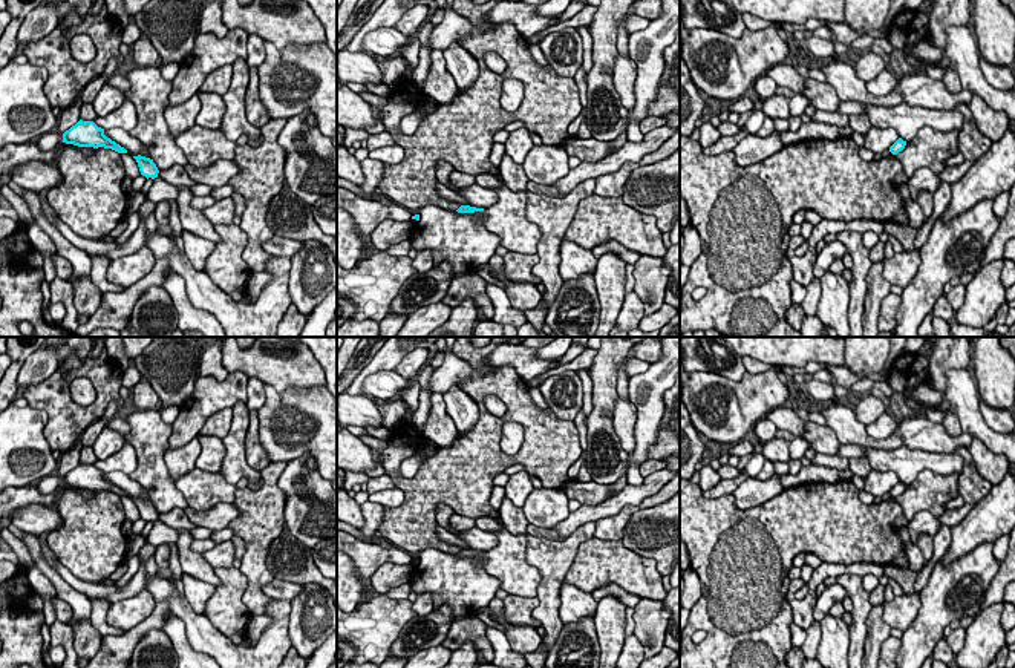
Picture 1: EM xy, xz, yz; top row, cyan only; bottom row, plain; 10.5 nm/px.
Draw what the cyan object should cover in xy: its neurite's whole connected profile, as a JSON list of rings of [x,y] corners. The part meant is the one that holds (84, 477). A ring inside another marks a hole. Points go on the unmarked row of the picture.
[[[80,463],[75,469],[69,473],[61,476],[44,476],[38,481],[37,489],[41,495],[54,493],[58,487],[73,487],[78,490],[104,490],[112,492],[118,496],[127,496],[124,490],[112,484],[104,478],[104,472],[98,470],[93,464],[83,464]]]

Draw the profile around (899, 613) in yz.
[[[911,593],[911,594],[900,594],[894,596],[893,601],[883,601],[883,621],[891,627],[897,630],[908,630],[908,627],[914,622],[917,617],[920,607],[922,607],[922,598],[920,593]]]

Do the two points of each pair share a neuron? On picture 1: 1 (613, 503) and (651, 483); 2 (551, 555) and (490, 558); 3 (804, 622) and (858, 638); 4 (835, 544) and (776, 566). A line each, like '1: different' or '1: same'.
1: same
2: different
3: different
4: same

